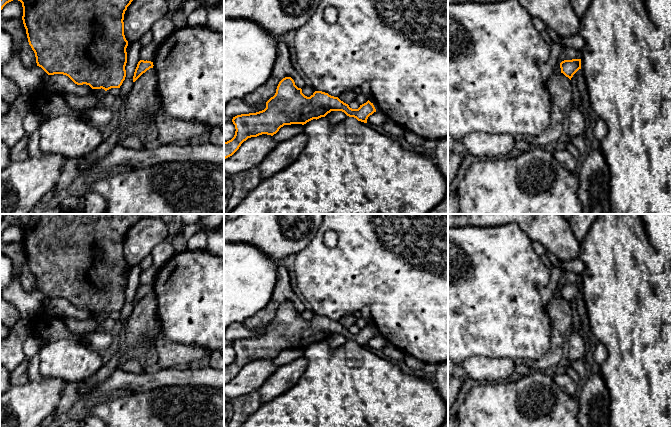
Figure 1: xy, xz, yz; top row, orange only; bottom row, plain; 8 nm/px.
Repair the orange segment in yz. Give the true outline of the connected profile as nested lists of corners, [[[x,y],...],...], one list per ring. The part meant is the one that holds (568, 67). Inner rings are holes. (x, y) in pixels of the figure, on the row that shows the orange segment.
[[[581,59],[564,60],[560,63],[561,73],[570,80],[573,75],[581,69]]]

